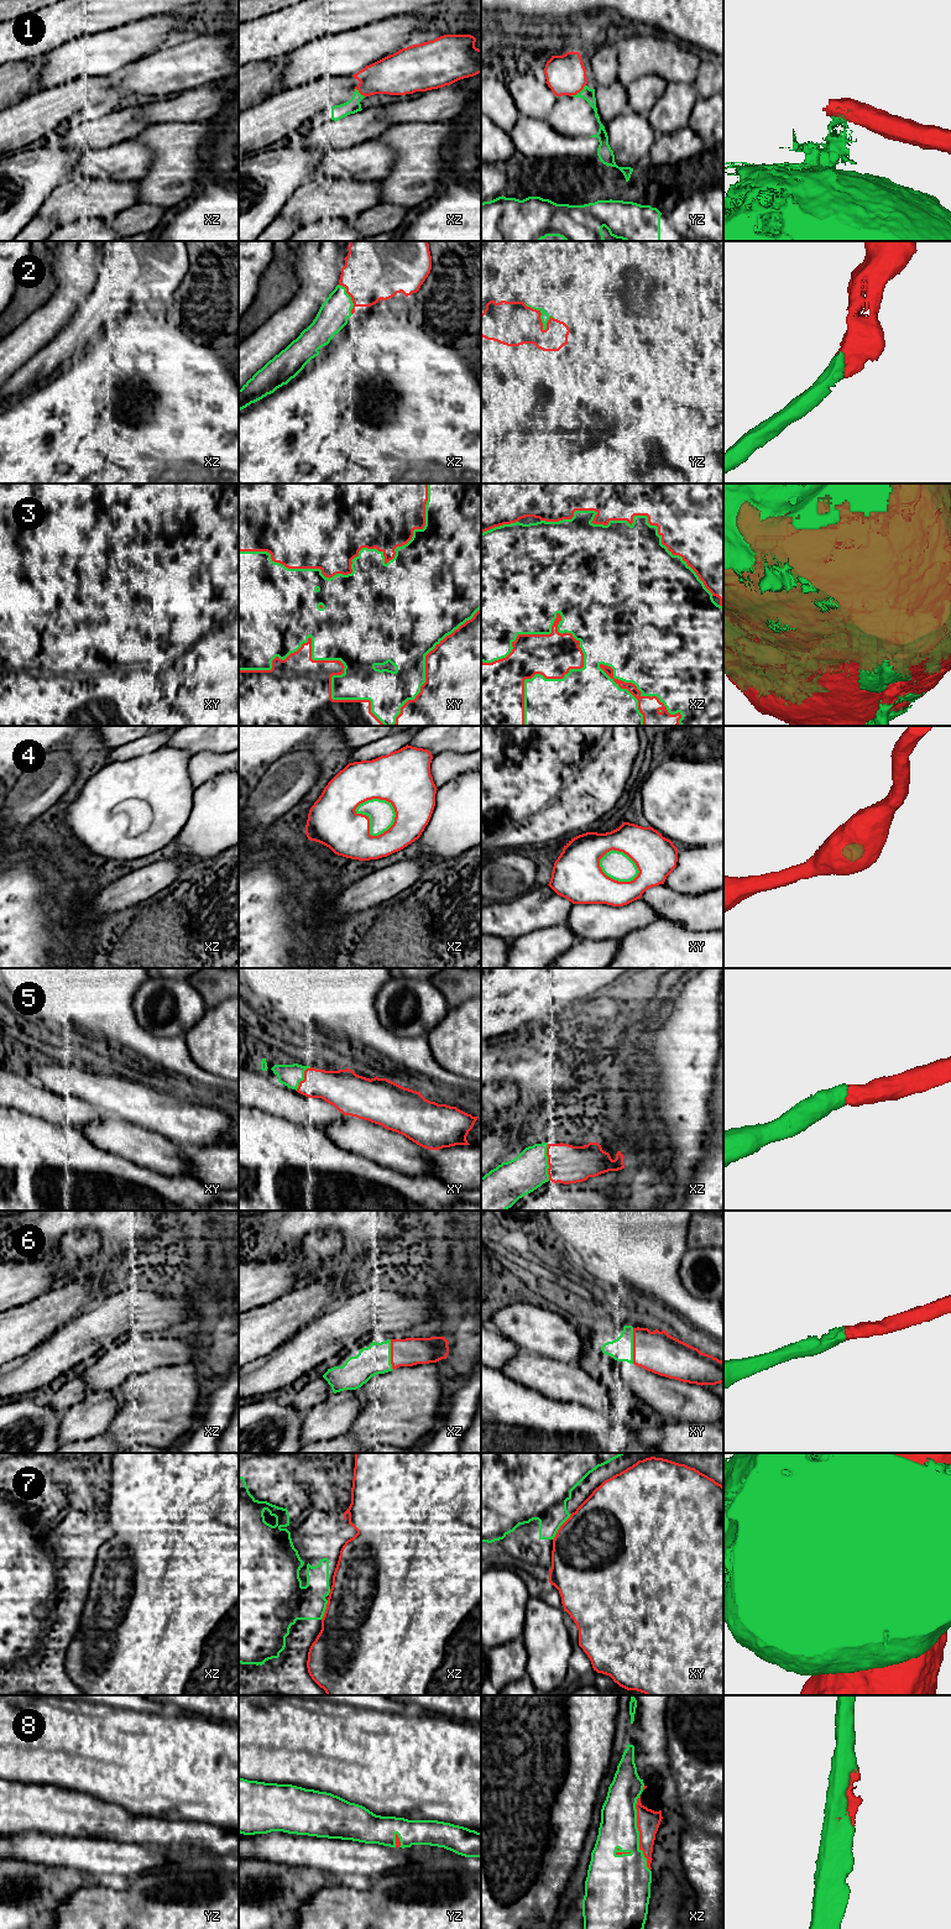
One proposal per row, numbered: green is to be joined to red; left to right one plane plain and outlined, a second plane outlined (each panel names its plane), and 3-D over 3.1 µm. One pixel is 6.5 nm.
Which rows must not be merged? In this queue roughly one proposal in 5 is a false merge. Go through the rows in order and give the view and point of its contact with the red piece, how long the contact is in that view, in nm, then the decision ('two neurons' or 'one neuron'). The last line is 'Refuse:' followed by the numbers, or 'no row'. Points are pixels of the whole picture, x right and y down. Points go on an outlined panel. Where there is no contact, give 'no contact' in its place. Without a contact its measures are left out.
1: meets red in yz at (578, 92); contact 130 nm long; two neurons
2: meets red in yz at (541, 320); contact 240 nm long; one neuron
3: meets red in xz at (563, 677); contact 750 nm long; one neuron
4: meets red in xz at (379, 798); contact 280 nm long; one neuron
5: meets red in xz at (548, 1162); contact 240 nm long; one neuron
6: meets red in xy at (633, 1345); contact 240 nm long; one neuron
7: meets red in xy at (560, 1527); contact 220 nm long; one neuron
8: meets red in xz at (639, 1833); contact 500 nm long; one neuron
Refuse: 1

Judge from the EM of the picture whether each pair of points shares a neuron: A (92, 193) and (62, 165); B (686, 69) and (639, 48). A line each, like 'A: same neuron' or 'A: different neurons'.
A: different neurons
B: same neuron

